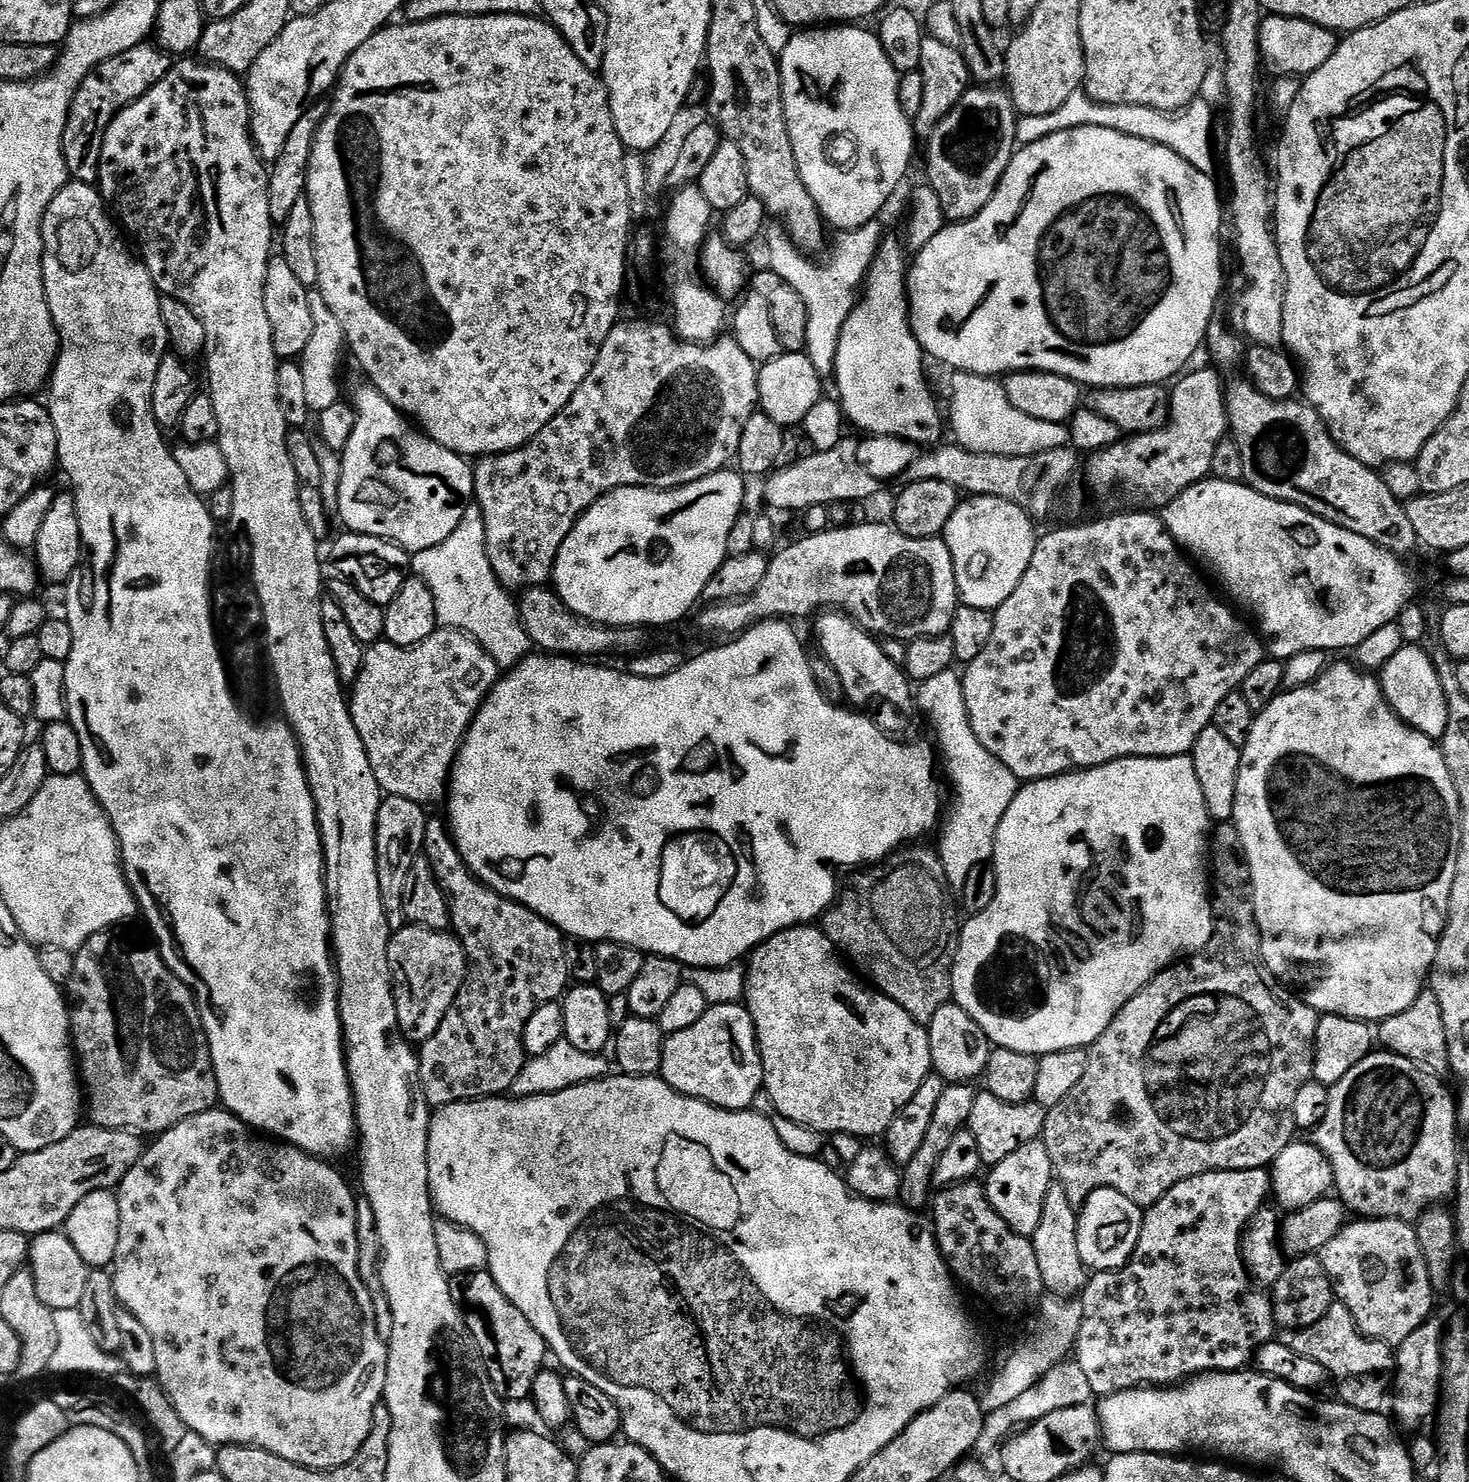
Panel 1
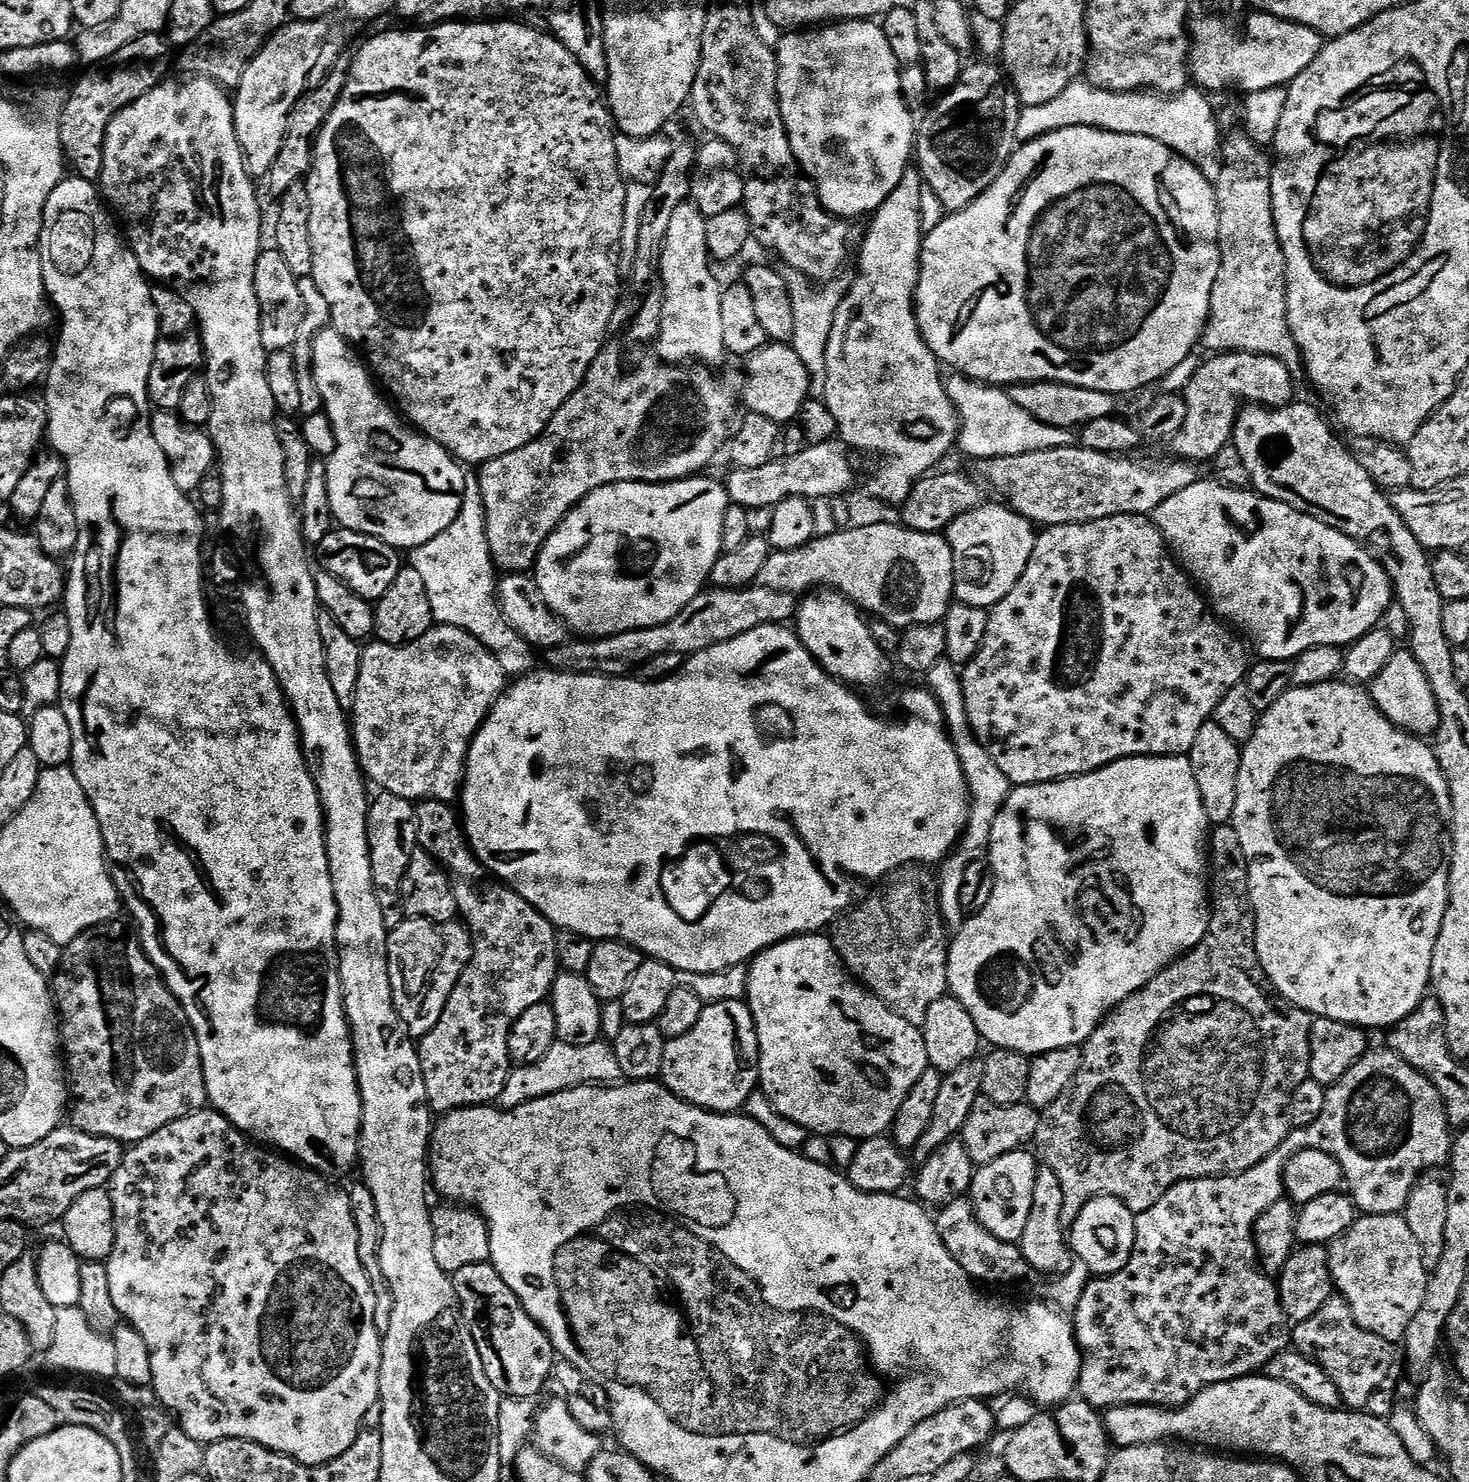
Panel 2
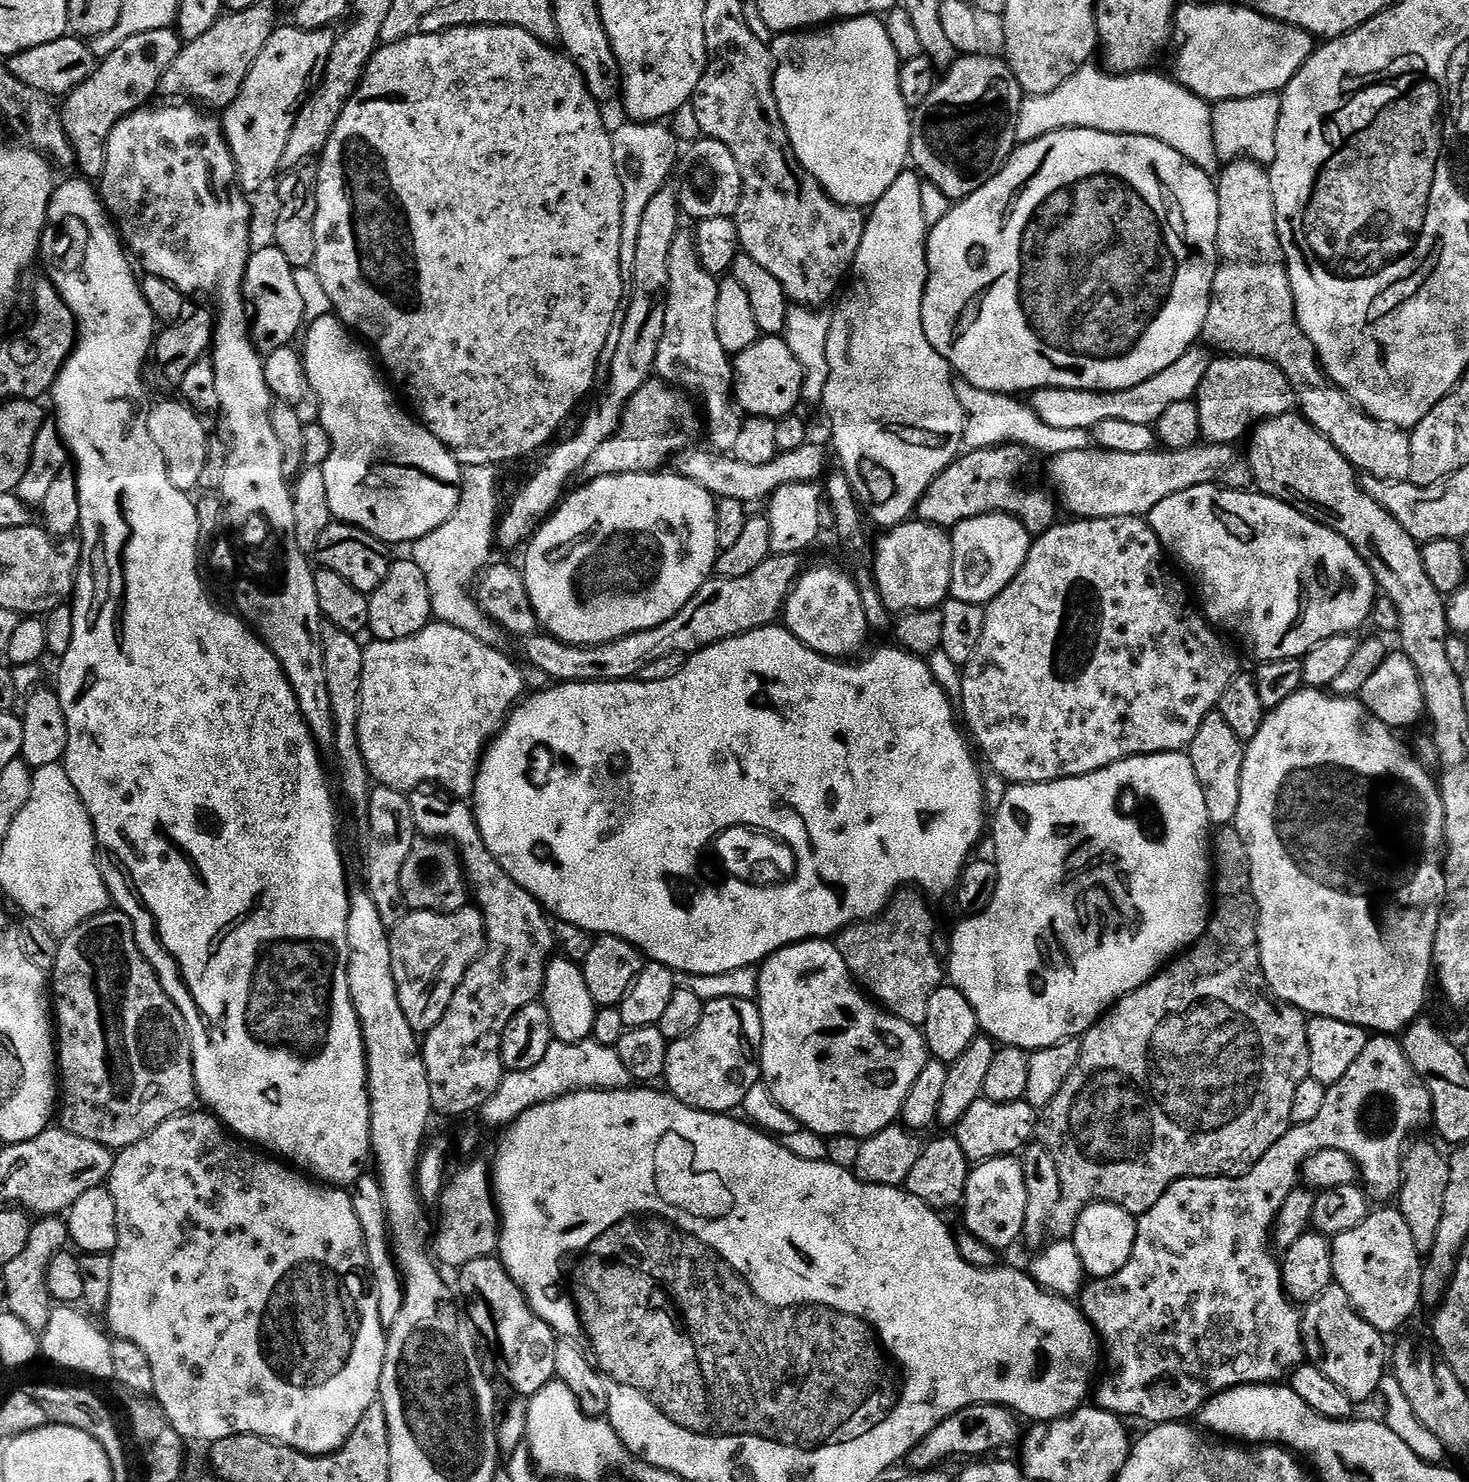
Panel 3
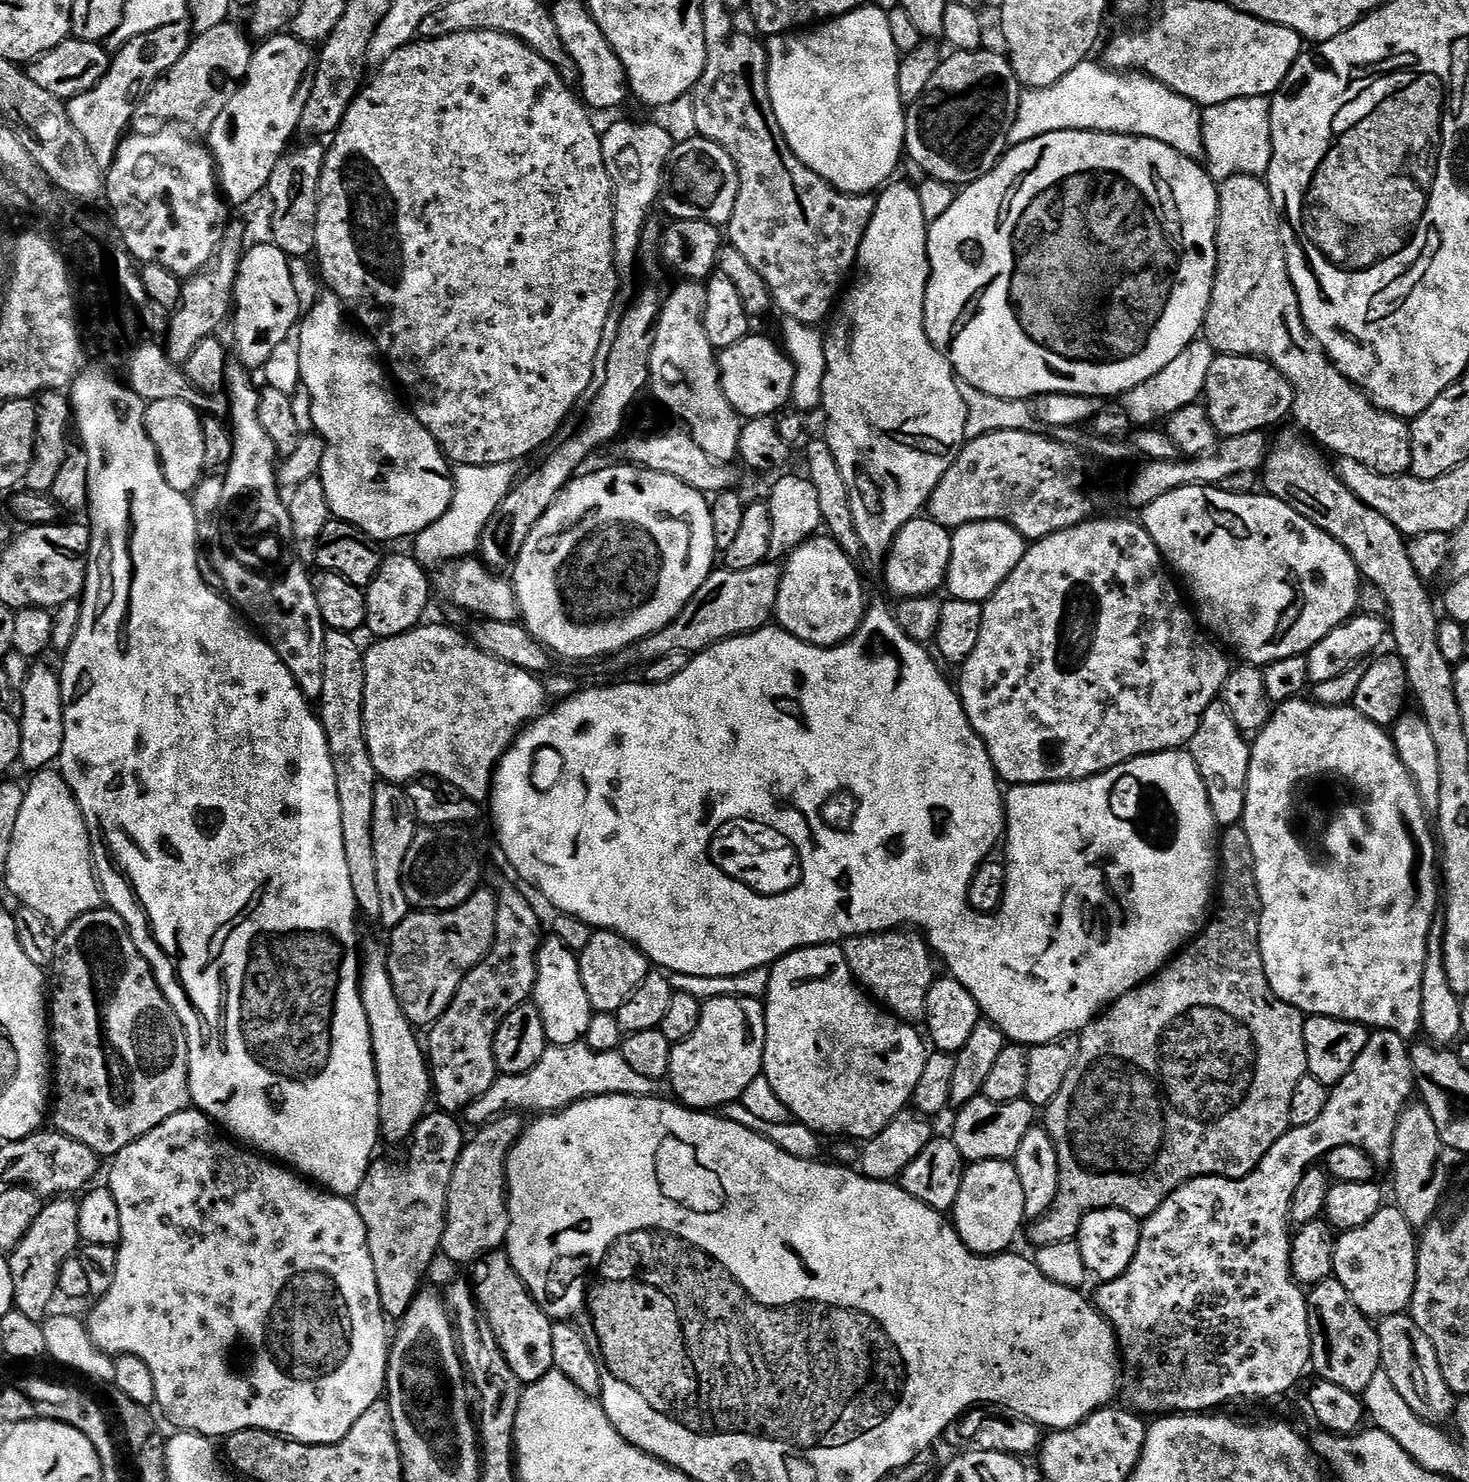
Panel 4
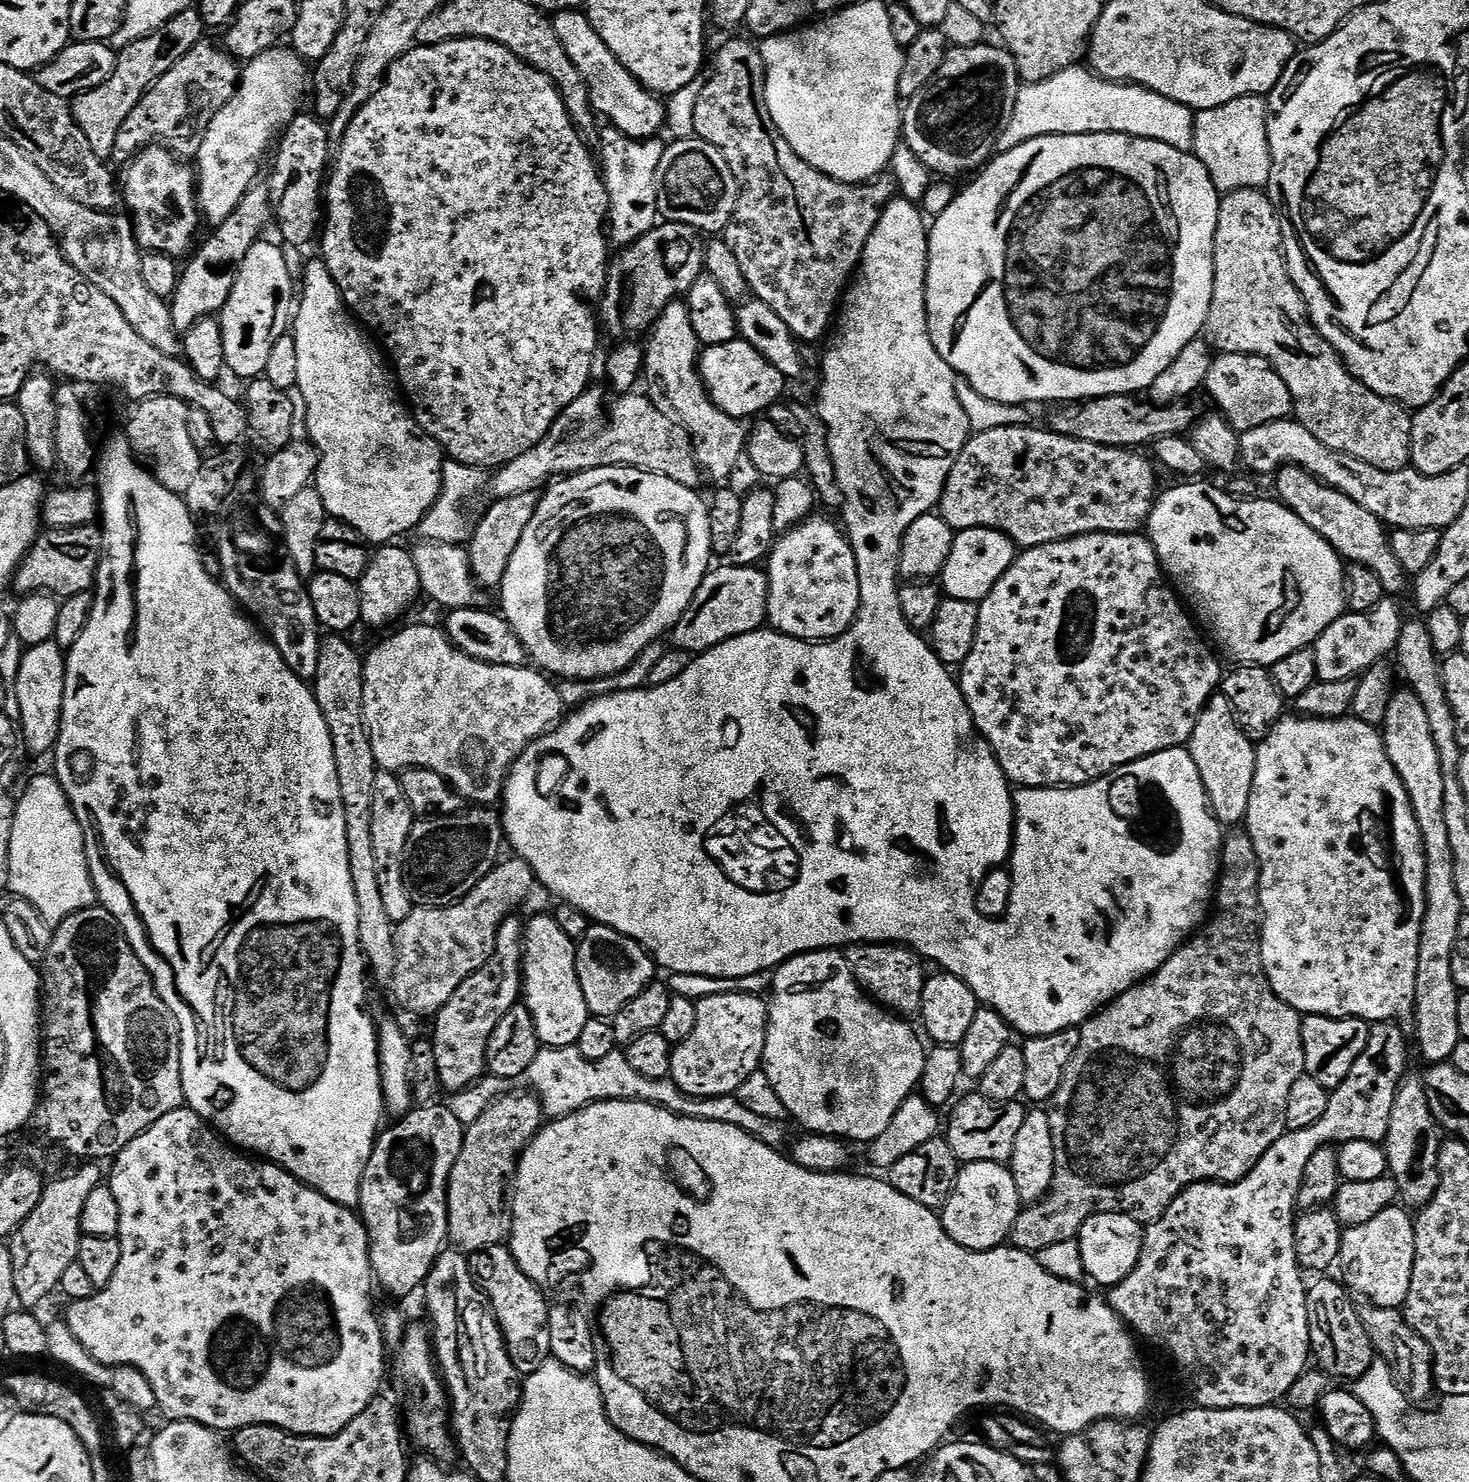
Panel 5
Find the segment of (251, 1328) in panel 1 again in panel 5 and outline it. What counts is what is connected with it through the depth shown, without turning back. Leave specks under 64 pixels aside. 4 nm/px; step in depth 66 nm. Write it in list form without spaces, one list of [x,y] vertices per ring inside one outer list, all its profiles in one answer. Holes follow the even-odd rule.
[[[187,1106],[166,1114],[166,1118],[158,1118],[154,1126],[125,1146],[111,1164],[112,1177],[107,1177],[106,1183],[118,1202],[122,1258],[106,1287],[93,1292],[88,1300],[71,1301],[66,1315],[74,1338],[82,1342],[98,1363],[109,1369],[133,1368],[141,1372],[154,1389],[156,1408],[164,1411],[169,1421],[198,1422],[221,1434],[232,1434],[237,1428],[255,1424],[269,1424],[293,1436],[333,1436],[350,1426],[350,1422],[381,1395],[386,1351],[384,1329],[381,1317],[372,1309],[374,1277],[368,1257],[368,1230],[353,1209],[330,1202],[330,1198],[294,1178],[279,1164],[257,1162],[251,1155],[237,1150]]]

